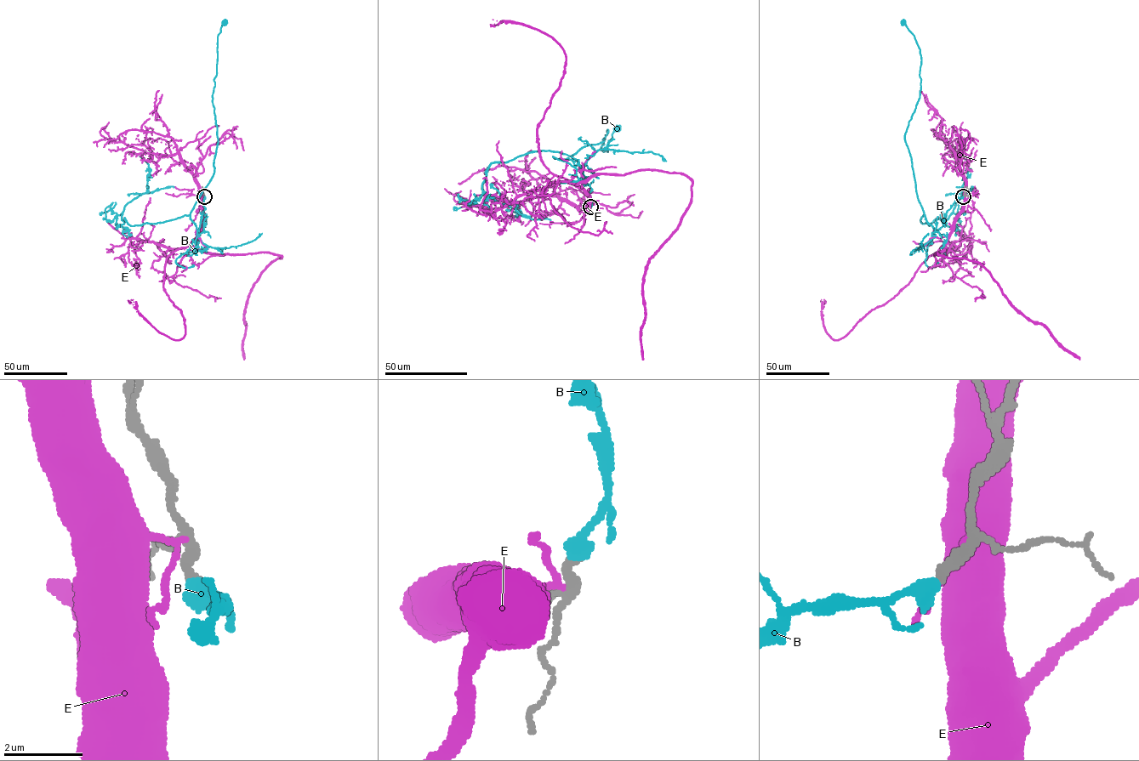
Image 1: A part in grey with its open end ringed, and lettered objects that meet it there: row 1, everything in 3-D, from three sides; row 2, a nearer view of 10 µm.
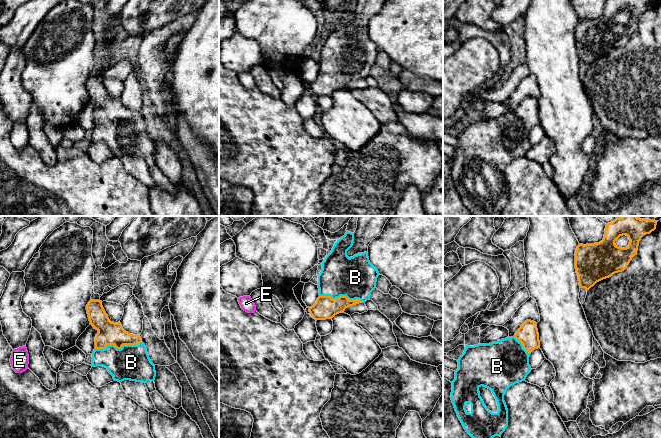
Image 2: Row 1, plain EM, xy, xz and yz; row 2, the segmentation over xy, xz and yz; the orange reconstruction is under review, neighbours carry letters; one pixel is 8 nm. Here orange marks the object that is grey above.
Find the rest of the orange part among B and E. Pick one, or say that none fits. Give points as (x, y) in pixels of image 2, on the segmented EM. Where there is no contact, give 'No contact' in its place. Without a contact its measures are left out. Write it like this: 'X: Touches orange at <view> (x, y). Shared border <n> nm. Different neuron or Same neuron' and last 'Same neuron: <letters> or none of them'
B: Touches orange at xy (118, 348). Shared border 380 nm. Same neuron
E: No contact. Different neuron
Same neuron: B

